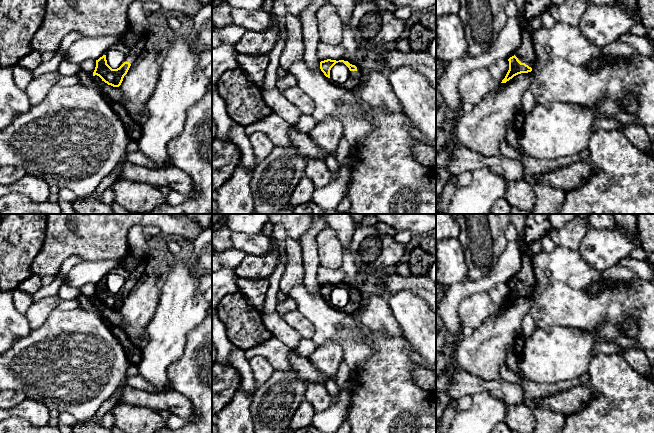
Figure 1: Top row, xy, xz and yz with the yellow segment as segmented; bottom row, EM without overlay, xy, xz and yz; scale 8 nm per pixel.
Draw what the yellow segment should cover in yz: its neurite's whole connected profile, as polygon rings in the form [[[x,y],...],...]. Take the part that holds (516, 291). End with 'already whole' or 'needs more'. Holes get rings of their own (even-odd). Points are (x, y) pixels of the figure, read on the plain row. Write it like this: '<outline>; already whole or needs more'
[[[522,253],[521,269],[516,278],[508,283],[509,294],[501,307],[506,307],[518,298],[531,296],[539,289],[533,272],[532,260],[533,257]]]; needs more

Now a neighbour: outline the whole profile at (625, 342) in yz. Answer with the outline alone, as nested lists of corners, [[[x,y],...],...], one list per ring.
[[[619,337],[615,339],[614,343],[623,348],[640,347],[640,344],[636,340],[632,340],[629,337]]]

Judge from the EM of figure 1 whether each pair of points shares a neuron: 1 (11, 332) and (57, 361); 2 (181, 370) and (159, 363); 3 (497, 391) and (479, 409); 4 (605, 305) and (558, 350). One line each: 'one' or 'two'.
1: two
2: two
3: two
4: two

